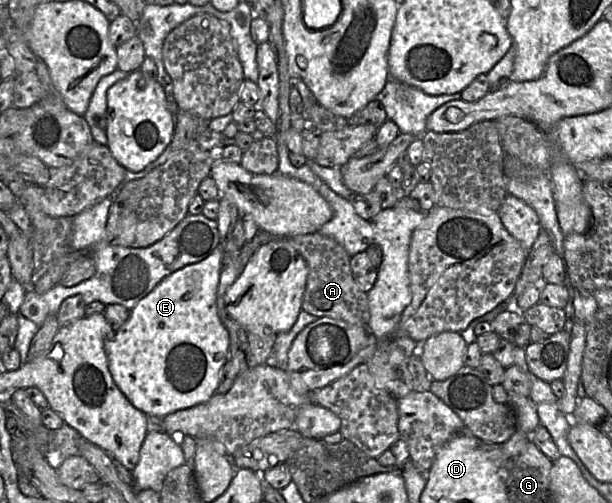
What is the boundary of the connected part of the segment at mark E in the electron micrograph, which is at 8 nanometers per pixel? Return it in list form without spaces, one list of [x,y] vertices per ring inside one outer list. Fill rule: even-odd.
[[[219,243],[203,260],[165,277],[130,310],[128,320],[115,332],[108,346],[108,367],[113,381],[130,403],[151,419],[204,403],[216,393],[221,368],[229,357],[229,333],[218,316],[216,304],[223,251]]]

